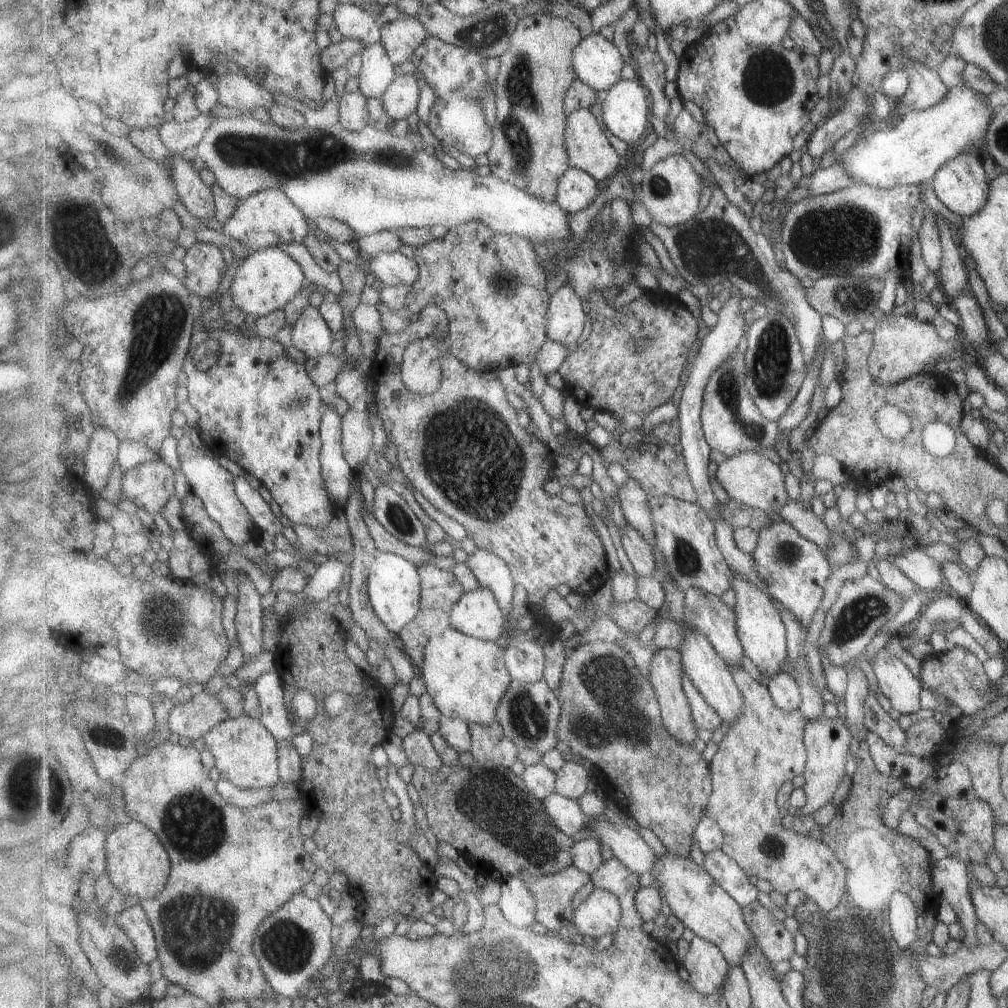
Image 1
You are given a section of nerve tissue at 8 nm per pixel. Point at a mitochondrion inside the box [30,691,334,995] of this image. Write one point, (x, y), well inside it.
(200, 926)

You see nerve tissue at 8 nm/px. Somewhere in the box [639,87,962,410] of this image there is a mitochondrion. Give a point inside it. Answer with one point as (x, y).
(846, 237)

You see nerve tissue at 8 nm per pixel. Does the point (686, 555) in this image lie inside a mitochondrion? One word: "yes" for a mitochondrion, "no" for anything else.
yes

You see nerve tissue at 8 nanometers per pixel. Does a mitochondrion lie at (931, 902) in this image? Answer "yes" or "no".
no

